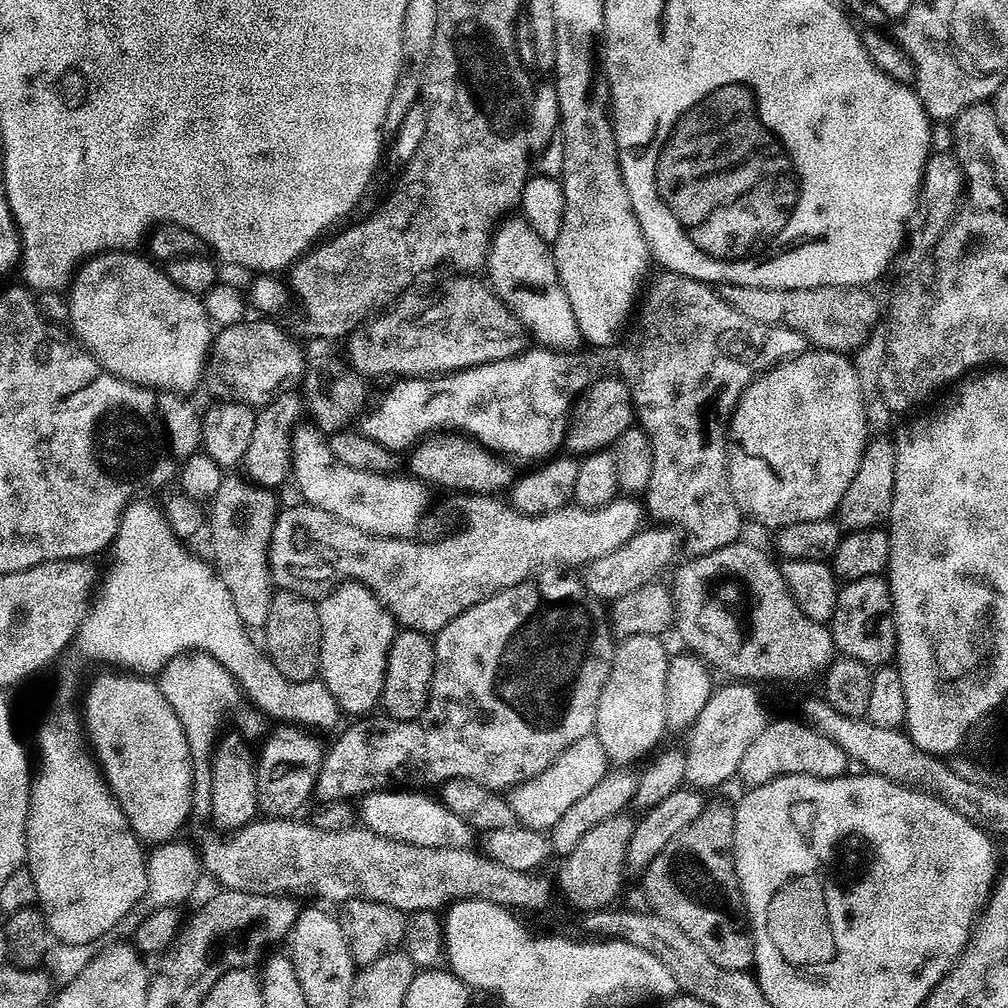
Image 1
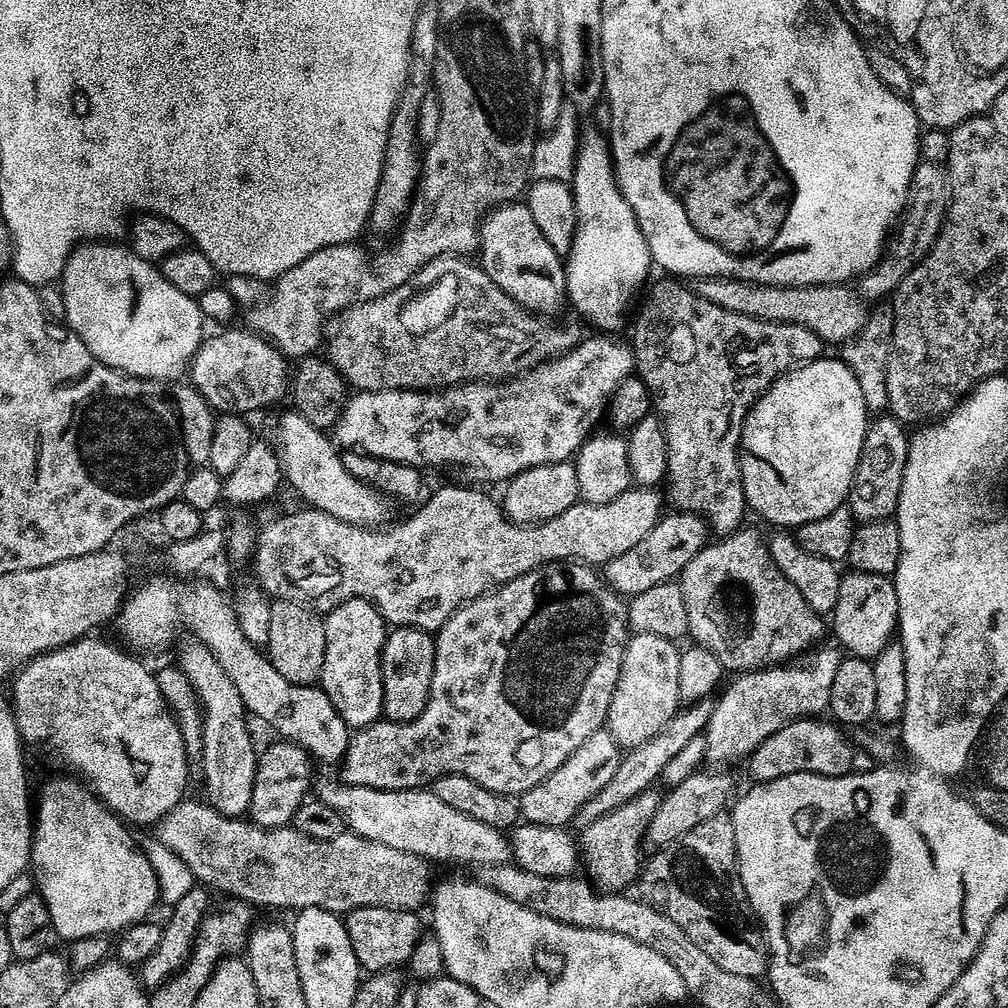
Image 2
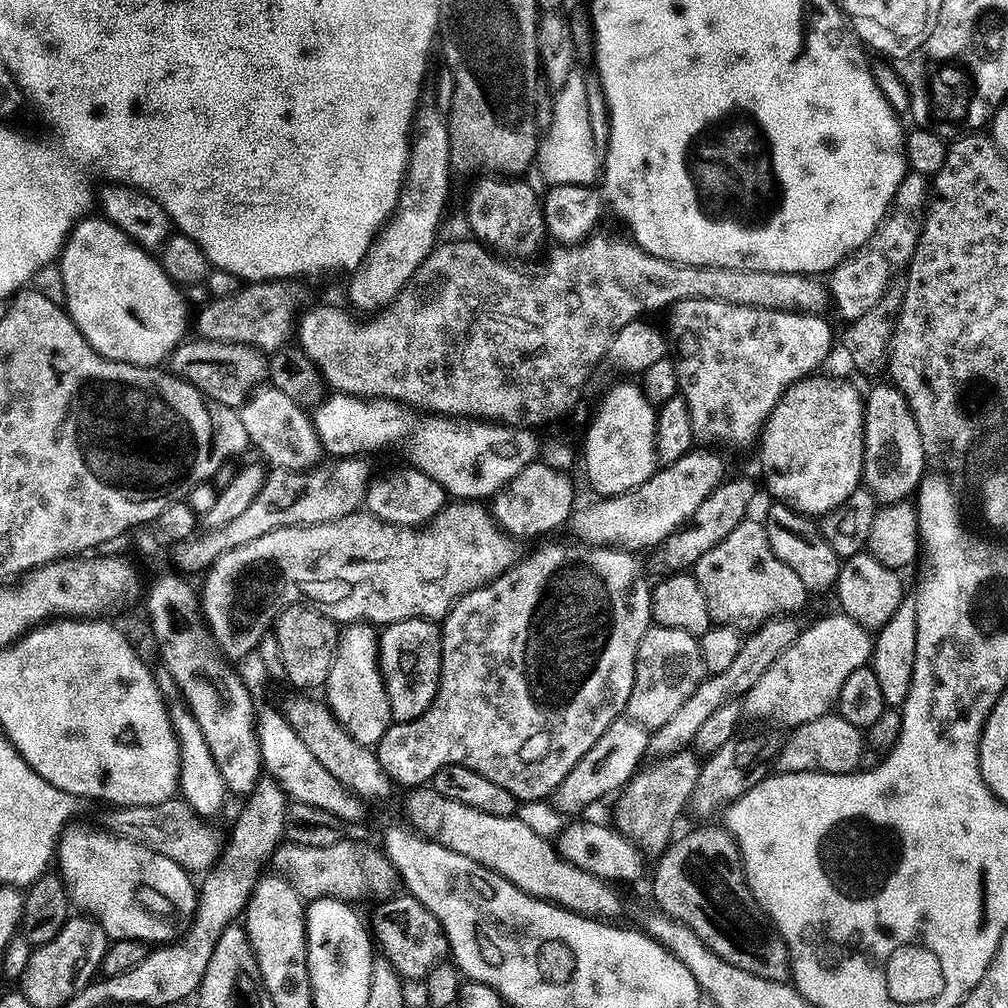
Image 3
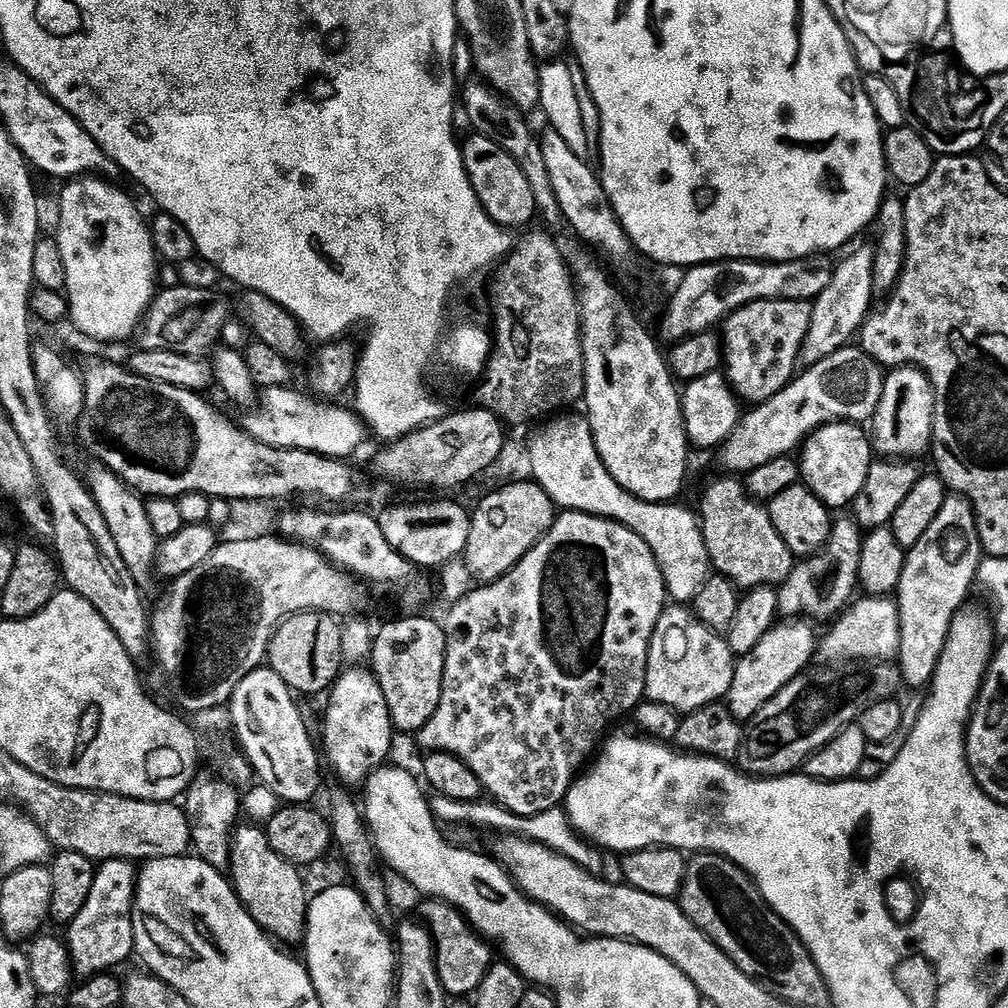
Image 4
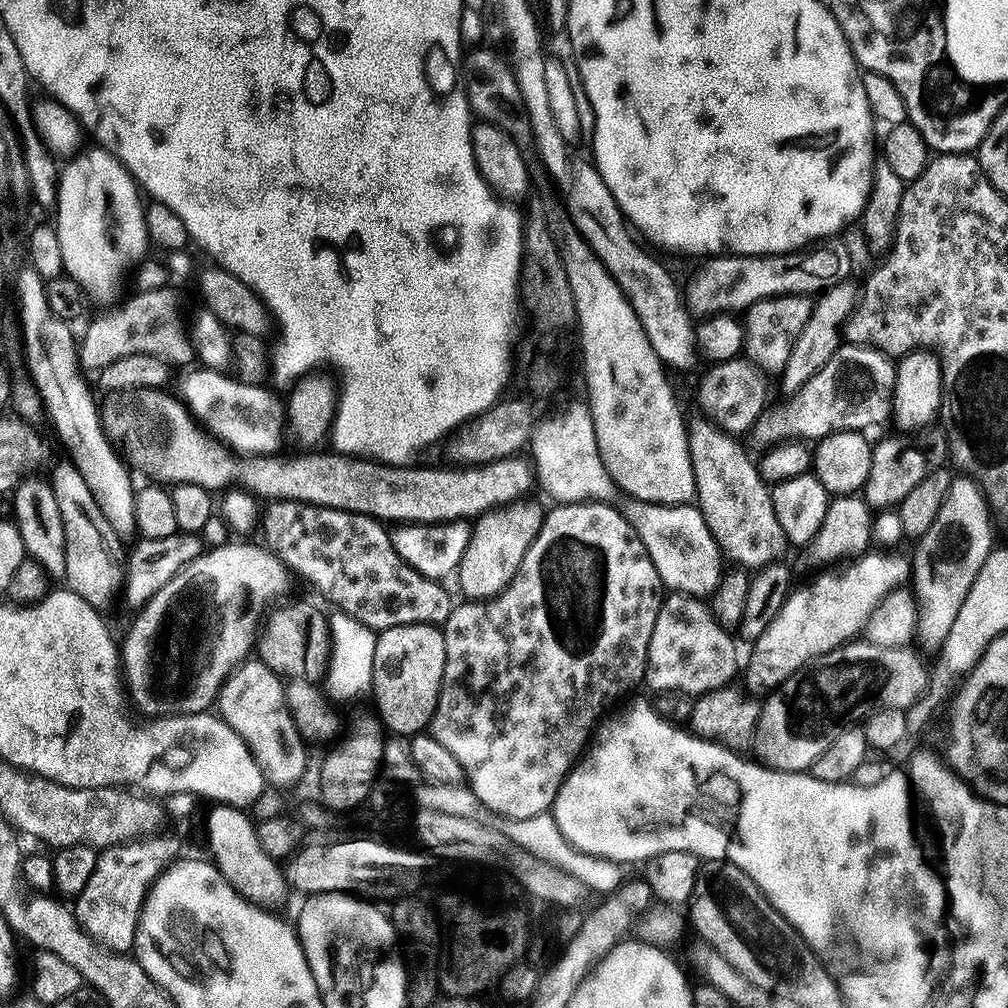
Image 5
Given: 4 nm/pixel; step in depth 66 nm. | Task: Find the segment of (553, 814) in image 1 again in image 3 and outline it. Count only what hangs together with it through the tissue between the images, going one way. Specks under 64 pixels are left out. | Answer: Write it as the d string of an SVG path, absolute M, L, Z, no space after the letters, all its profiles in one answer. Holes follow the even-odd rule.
M631 718L616 720L614 726L606 730L606 734L602 734L598 746L594 746L594 750L590 750L590 754L586 754L586 758L582 758L582 762L574 766L566 782L562 782L554 797L555 809L563 814L584 812L591 804L598 803L610 792L619 793L625 789L641 769L640 762L648 753L649 737L649 729L643 728L635 720Z

